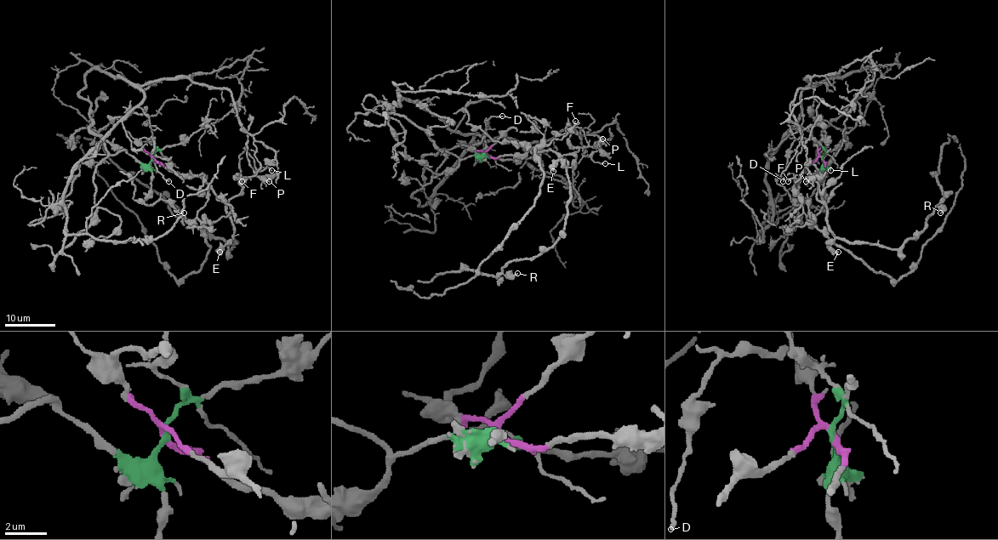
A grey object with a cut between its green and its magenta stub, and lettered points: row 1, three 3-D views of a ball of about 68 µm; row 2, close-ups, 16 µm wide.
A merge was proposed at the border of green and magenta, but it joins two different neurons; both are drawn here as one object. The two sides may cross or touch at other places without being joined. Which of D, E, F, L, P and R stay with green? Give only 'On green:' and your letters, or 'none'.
On green: L

